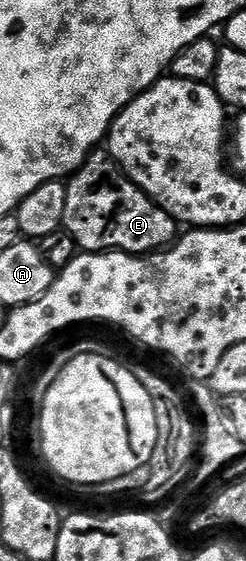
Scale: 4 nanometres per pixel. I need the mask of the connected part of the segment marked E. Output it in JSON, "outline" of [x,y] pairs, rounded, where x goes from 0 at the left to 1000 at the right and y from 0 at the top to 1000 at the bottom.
{"outline":[[[378,267],[358,285],[272,321],[256,410],[301,422],[329,449],[504,447],[516,455],[598,455],[711,433],[715,405],[724,392],[654,373],[602,342],[545,330],[435,267]]]}

